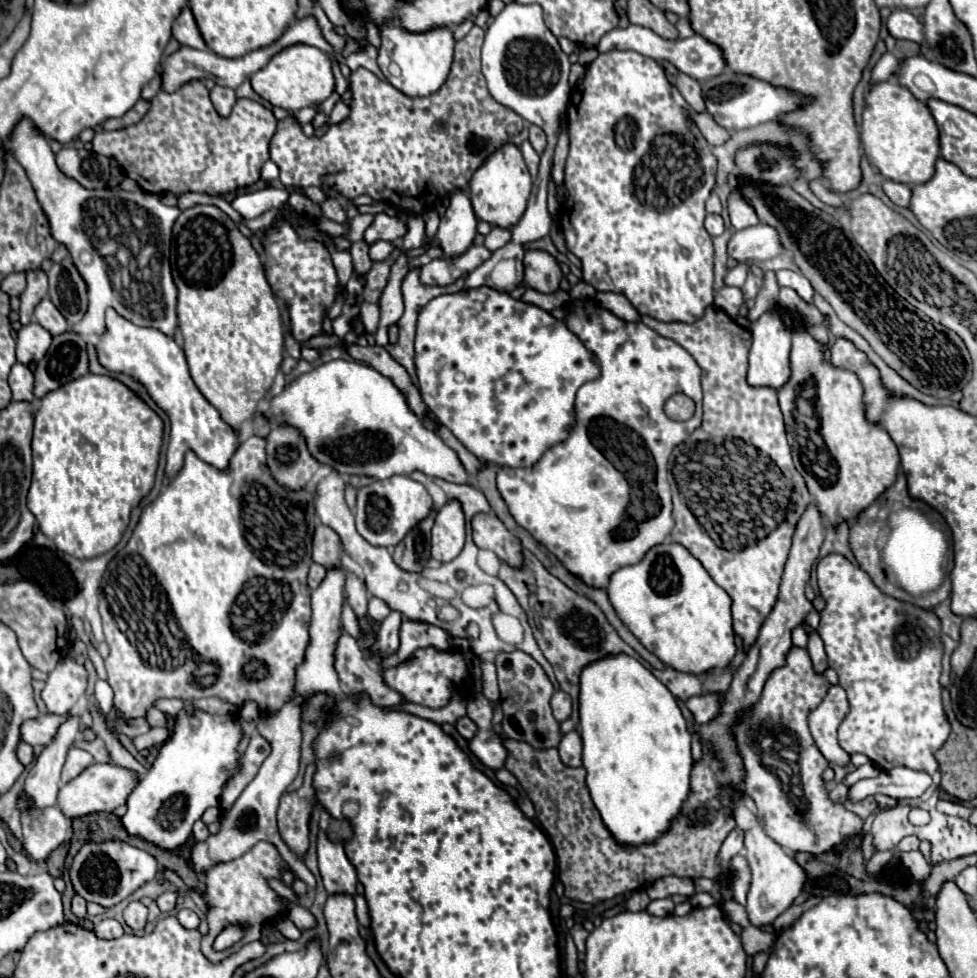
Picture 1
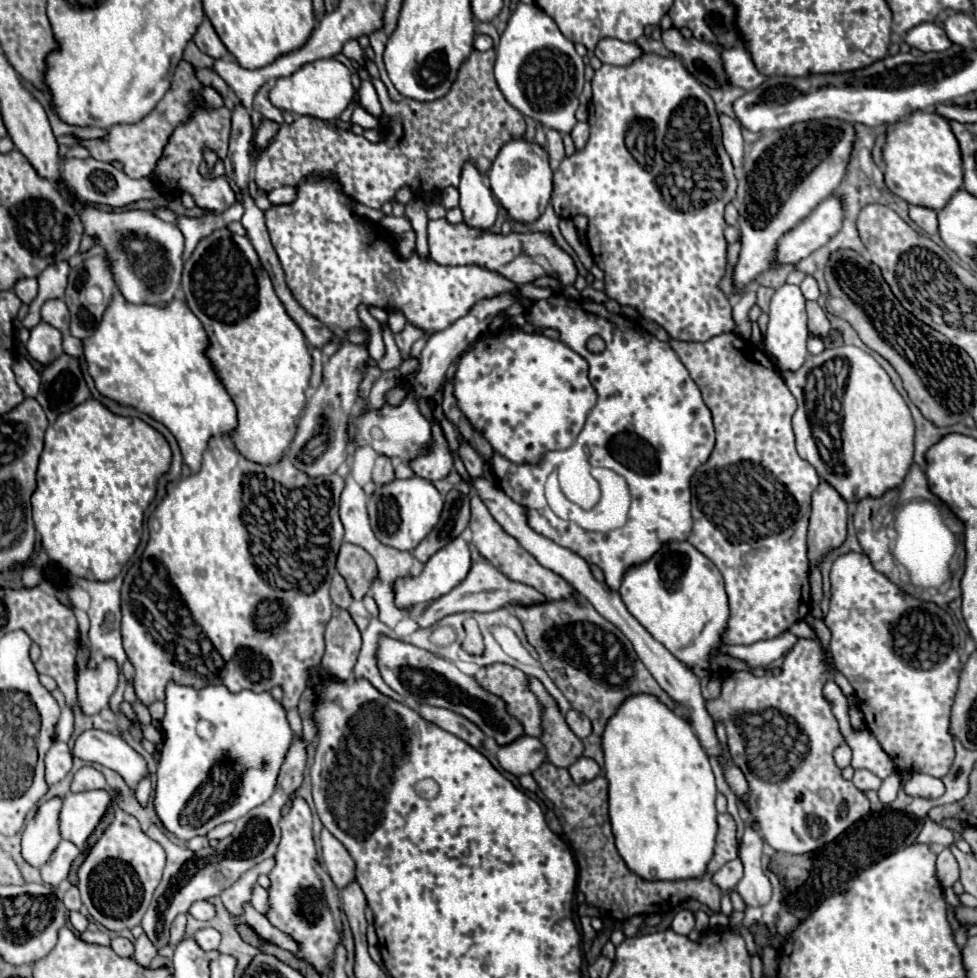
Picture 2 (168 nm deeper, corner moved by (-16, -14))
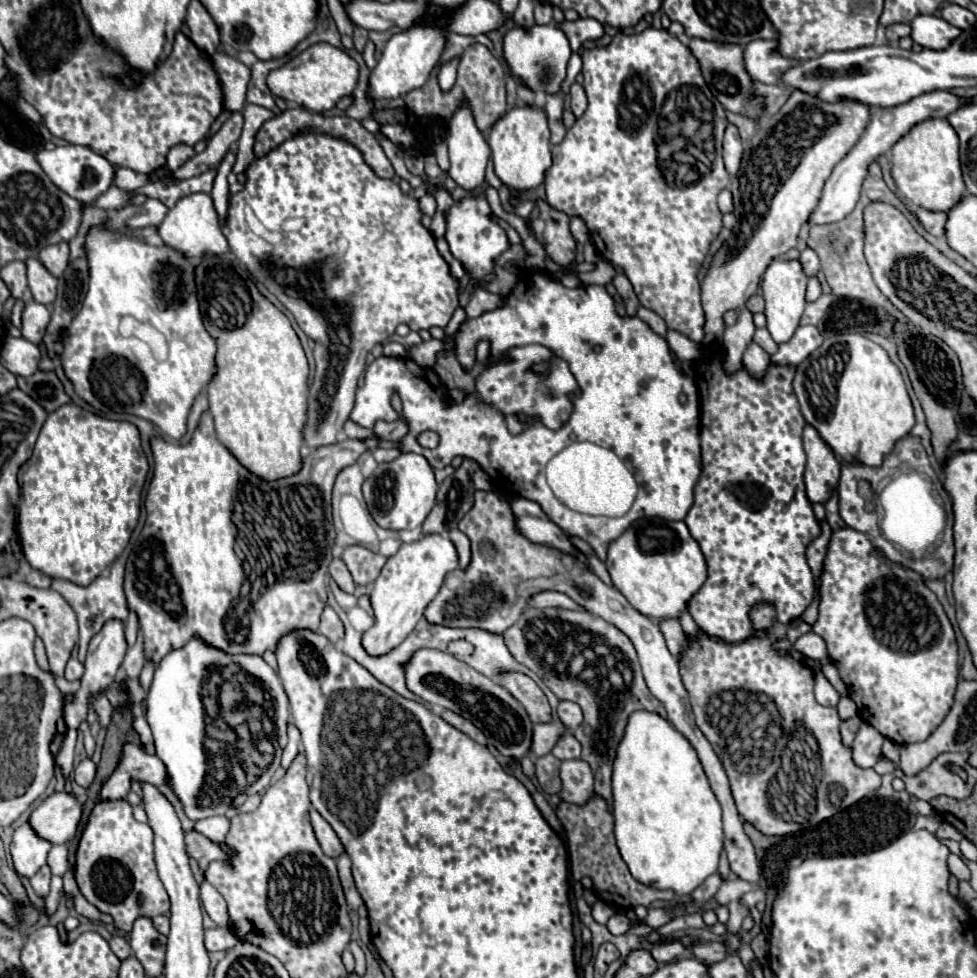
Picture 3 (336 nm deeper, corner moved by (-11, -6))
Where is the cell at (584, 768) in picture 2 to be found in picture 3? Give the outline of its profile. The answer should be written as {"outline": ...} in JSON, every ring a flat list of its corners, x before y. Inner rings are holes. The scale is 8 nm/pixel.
{"outline":[[565,760,561,764,561,782,559,798,563,802,583,806,593,794,593,774,583,760]]}

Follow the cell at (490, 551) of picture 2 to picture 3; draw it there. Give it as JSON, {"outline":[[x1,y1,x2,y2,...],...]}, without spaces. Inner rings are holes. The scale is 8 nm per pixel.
{"outline":[[475,492,475,504,461,518,459,530,471,540,471,562,467,568,455,568,445,576,439,594,425,608,425,620,429,624,441,624,447,628,479,628,491,634,503,634,519,620,523,610,529,606,529,598,533,594,555,590,573,598,587,612,615,624,635,644,643,676,651,694,665,706,669,722,675,726,677,732,681,732,689,740,689,744,695,748,699,756,699,762,709,778,711,790,715,792,723,808,725,852,729,858,731,872,737,874,741,880,759,884,761,878,759,862,751,840,743,832,743,818,735,808,731,788,727,784,727,774,723,772,723,766,719,764,719,758,713,752,711,744,707,744,707,738,699,732,699,728,695,728,695,718,691,716,687,692,683,688,683,682,679,680,677,658,673,658,671,652,667,650,665,638,657,622,637,612,617,588,603,584,603,580,597,578,595,572,591,572,583,562,579,562,571,554,565,554,545,544,535,544,529,538,525,538,517,530,515,514,509,502,501,500,495,492]]}

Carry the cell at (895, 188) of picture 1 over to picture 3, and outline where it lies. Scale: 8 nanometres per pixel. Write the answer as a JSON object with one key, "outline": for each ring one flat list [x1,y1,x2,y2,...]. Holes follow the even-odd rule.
{"outline":[[917,208,915,216,923,224,923,228,933,234,933,236,945,236,945,222,947,214,945,212,927,212,925,208]]}

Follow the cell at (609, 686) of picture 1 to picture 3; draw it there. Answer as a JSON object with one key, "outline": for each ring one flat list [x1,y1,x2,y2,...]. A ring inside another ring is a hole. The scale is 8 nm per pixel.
{"outline":[[633,712,631,720,627,722,625,736,619,744,619,752,613,764,613,818,615,818,615,838,619,852,629,866,629,872,633,874,635,880,639,880,645,886,653,886,657,890,673,890,677,896,687,896,691,894,697,886,703,884,703,880,711,874,717,872,719,866,719,856,723,852,723,828,721,828,721,808,719,802,715,800,715,794,711,792,711,786,707,784,707,776,703,776,703,768,699,768,699,758,695,756,695,750,687,742,685,736,679,736,675,732,673,724,661,716,655,716,651,712]]}

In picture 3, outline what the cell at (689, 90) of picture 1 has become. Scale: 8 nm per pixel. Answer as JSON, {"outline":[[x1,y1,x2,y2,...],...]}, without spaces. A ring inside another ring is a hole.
{"outline":[[729,124,725,130,725,140,723,140,723,160,725,160,725,168,731,176,735,176,735,172,739,170,741,156,743,156,743,146,741,146,739,132,733,124]]}

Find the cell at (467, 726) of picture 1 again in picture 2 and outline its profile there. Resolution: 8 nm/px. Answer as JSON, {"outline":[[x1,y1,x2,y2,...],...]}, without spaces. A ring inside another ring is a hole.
{"outline":[[428,704,418,706,418,714,420,714,424,720,436,724,438,728,442,728,442,730,446,730,446,732,450,732,450,734,456,734,460,740,468,742,470,746,474,746,474,748,480,748,480,746,482,746,484,732,482,732,476,724,472,724,468,718,464,718,464,716,460,716,460,714,450,712,450,710,446,710,446,708,428,706]]}

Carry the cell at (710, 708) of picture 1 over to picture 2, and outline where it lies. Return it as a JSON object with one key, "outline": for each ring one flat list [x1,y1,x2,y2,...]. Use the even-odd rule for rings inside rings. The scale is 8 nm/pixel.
{"outline":[[798,640,792,652,786,654,780,674,752,676,748,672,734,672,722,682,722,696,706,702,712,718,720,718,726,724,726,746,750,784,750,808,760,824,764,842,782,854,810,854,838,838,870,812,866,796,852,782,844,780,842,770,834,764,832,752,844,738,838,730,838,720,832,714,830,702,822,696,826,680,828,666,820,646,814,640],[802,734,806,734,806,742,798,742]]}

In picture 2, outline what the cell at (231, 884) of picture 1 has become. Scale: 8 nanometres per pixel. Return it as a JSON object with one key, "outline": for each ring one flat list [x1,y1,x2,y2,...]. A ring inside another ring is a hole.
{"outline":[[262,862,256,868,248,870,232,888,224,890,220,898,226,906,226,910,236,916,244,916,244,904,252,904,252,890,258,884,258,876,260,874,268,876,274,866,276,866,276,862]]}

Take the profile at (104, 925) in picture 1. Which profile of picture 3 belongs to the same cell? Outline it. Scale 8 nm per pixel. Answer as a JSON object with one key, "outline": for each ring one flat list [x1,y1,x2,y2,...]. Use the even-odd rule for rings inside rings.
{"outline":[[115,934,115,936,109,940,109,946,111,946,111,950,115,952,115,956,117,956,119,960,125,960,125,958,131,956,131,946,129,946,127,938,123,938,123,936,117,936,117,934]]}

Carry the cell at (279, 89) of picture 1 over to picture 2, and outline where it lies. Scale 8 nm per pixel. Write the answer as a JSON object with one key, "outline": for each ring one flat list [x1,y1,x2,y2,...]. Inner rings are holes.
{"outline":[[334,58,304,64,292,76,276,80,274,88,270,90,270,102,276,108,298,114,298,116,314,116,314,118,328,120,328,122,338,120,338,116,352,102,352,96,354,96,354,86,352,86,350,70,342,62,338,62]]}

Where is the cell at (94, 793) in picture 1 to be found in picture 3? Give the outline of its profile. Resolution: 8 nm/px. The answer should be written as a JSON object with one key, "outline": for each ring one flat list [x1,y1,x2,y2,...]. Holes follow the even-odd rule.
{"outline":[[57,792,43,800,29,816,35,834,51,844,69,842,81,820,81,804,75,796]]}

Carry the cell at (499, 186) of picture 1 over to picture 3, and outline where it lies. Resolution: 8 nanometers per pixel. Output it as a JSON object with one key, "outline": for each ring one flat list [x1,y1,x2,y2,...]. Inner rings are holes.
{"outline":[[517,104,505,112,495,124,491,134,487,136,491,146,491,158,495,164,495,172,503,184,511,190,531,190,543,182,545,170,551,166,551,142,547,128,547,114,541,108]]}

